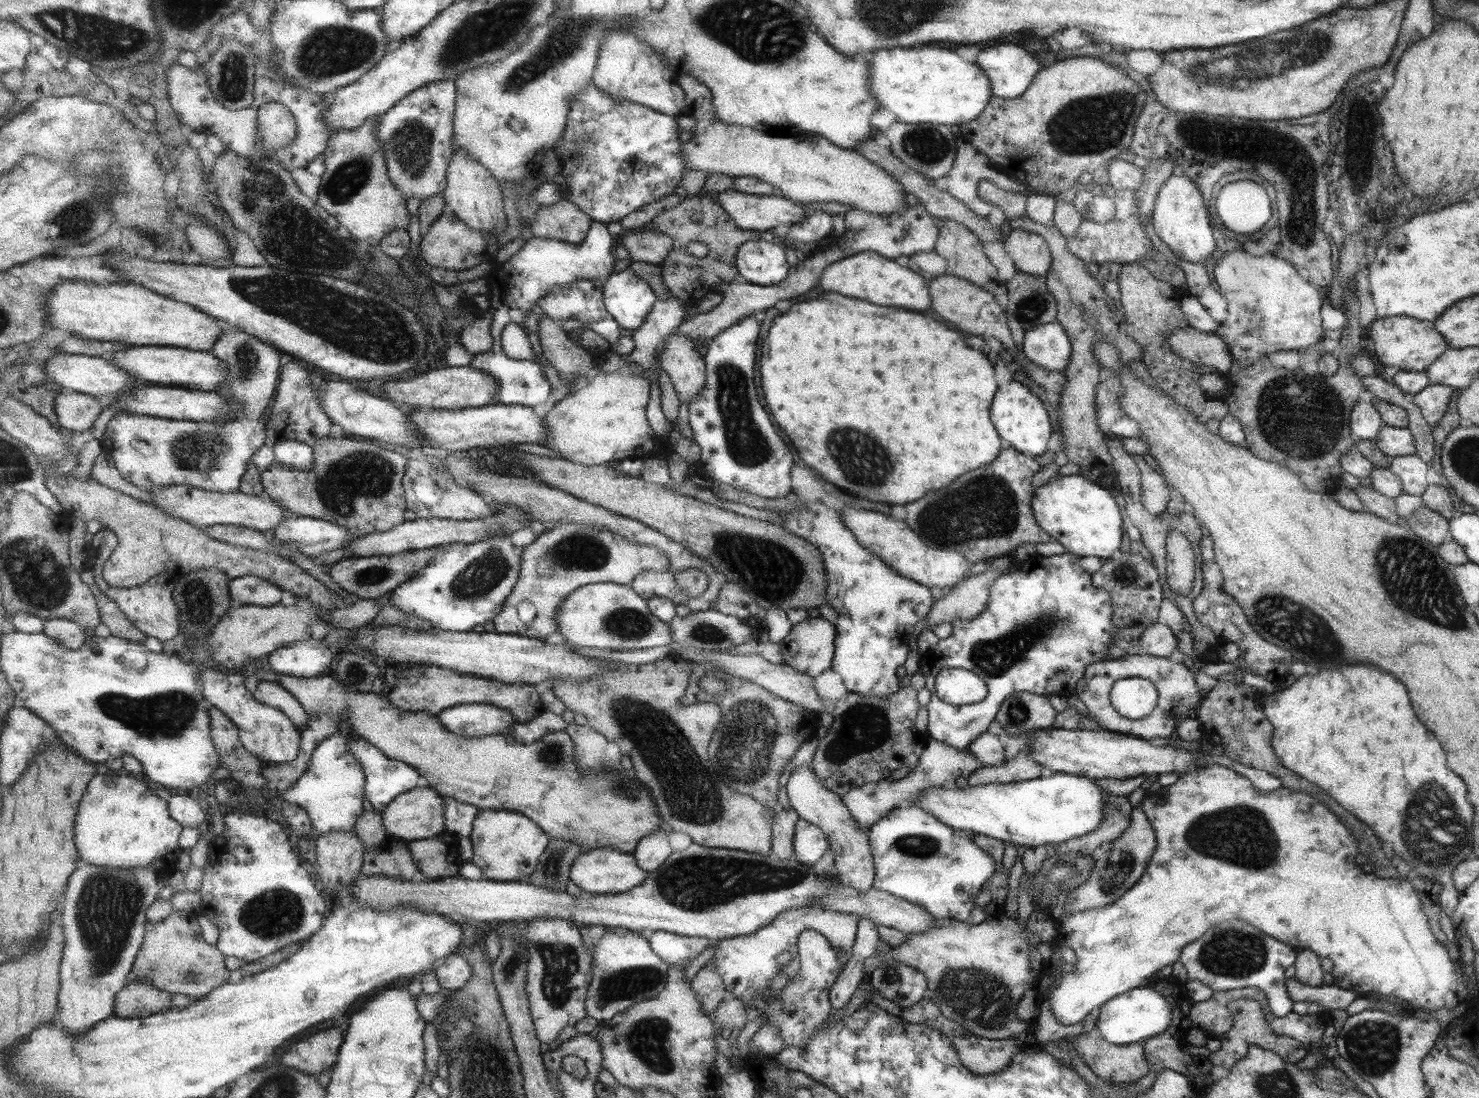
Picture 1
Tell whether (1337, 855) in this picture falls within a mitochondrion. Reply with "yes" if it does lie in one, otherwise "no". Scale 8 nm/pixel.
no

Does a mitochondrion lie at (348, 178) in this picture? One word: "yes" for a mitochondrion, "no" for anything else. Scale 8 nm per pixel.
yes

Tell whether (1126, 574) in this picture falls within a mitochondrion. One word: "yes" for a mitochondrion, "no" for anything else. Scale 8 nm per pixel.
yes

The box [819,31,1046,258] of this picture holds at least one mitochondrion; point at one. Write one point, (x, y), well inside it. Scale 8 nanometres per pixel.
(927, 145)

